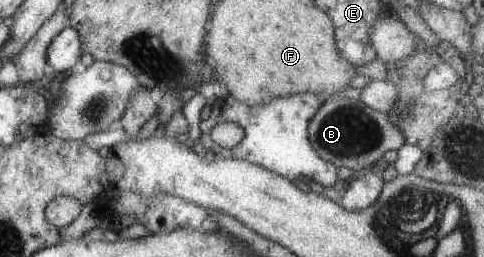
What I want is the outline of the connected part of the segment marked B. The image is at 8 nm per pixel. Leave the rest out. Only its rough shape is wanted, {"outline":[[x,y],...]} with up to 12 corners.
{"outline":[[330,99],[308,125],[326,162],[361,171],[406,139],[360,100]]}

